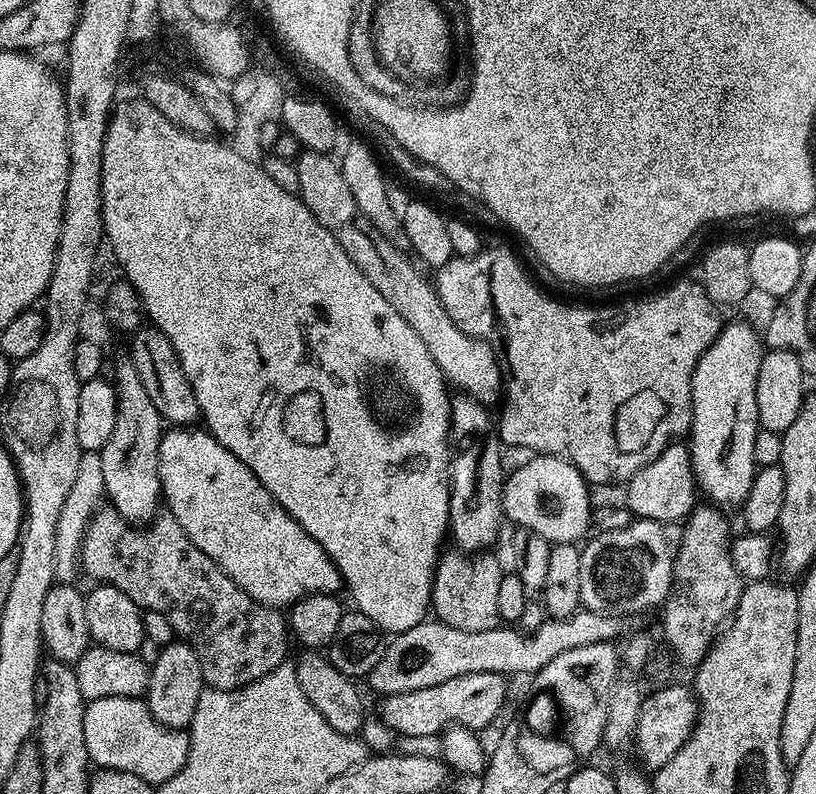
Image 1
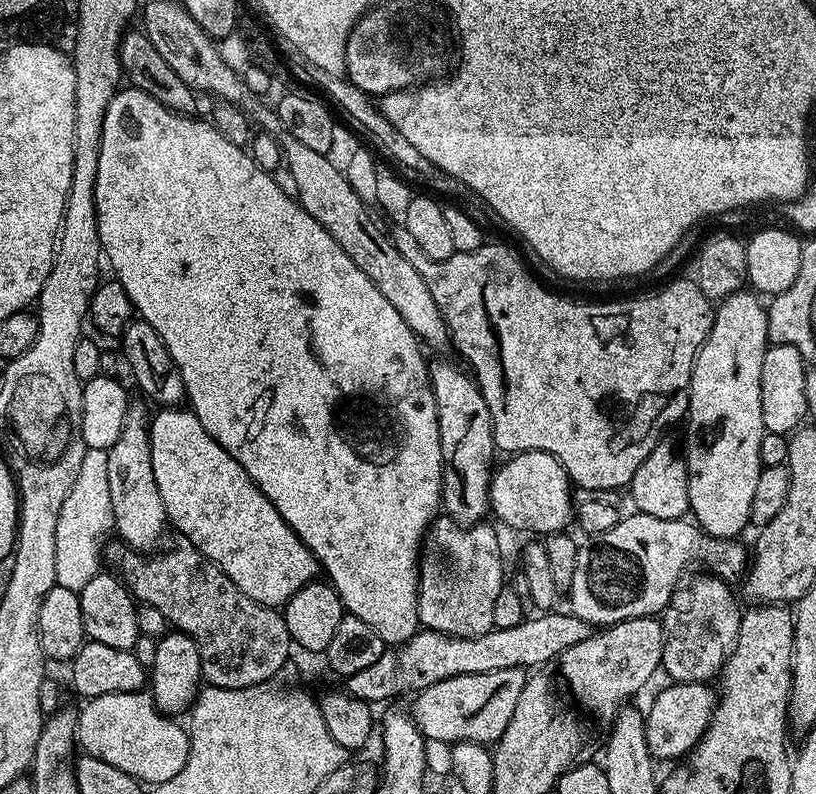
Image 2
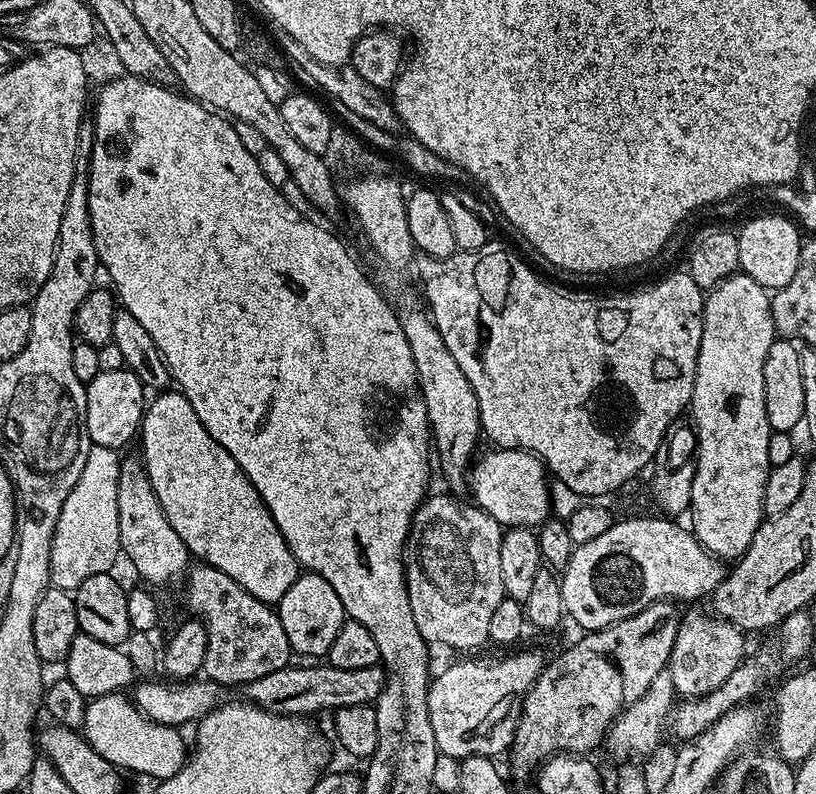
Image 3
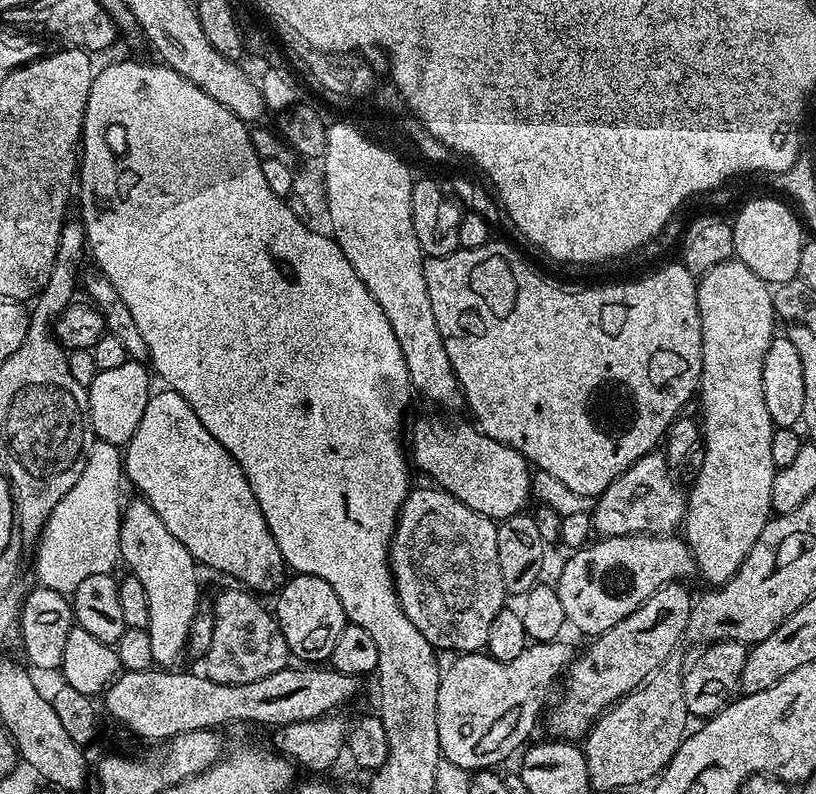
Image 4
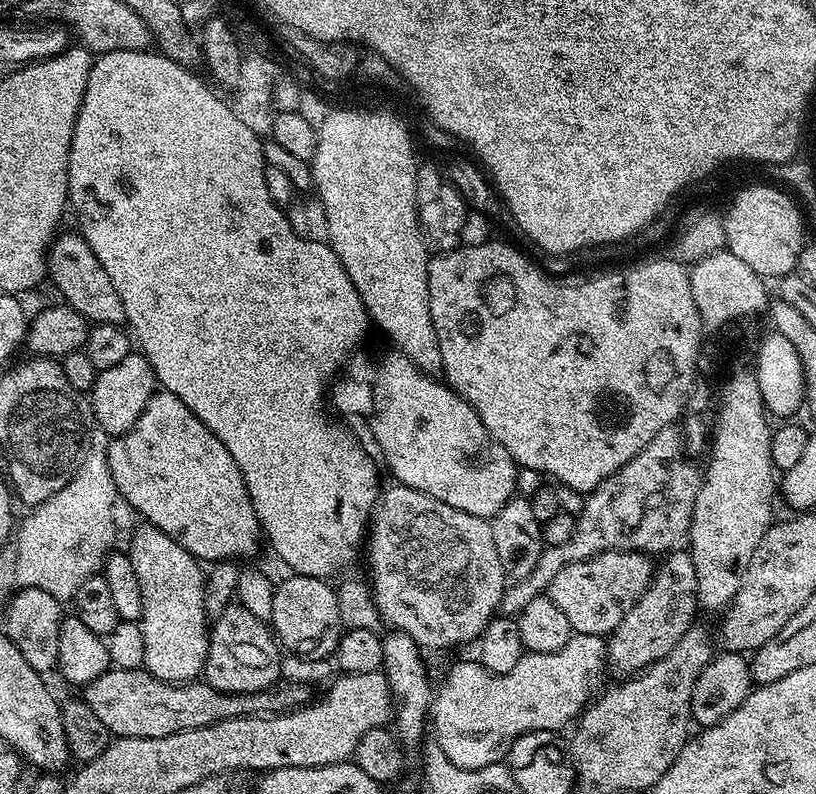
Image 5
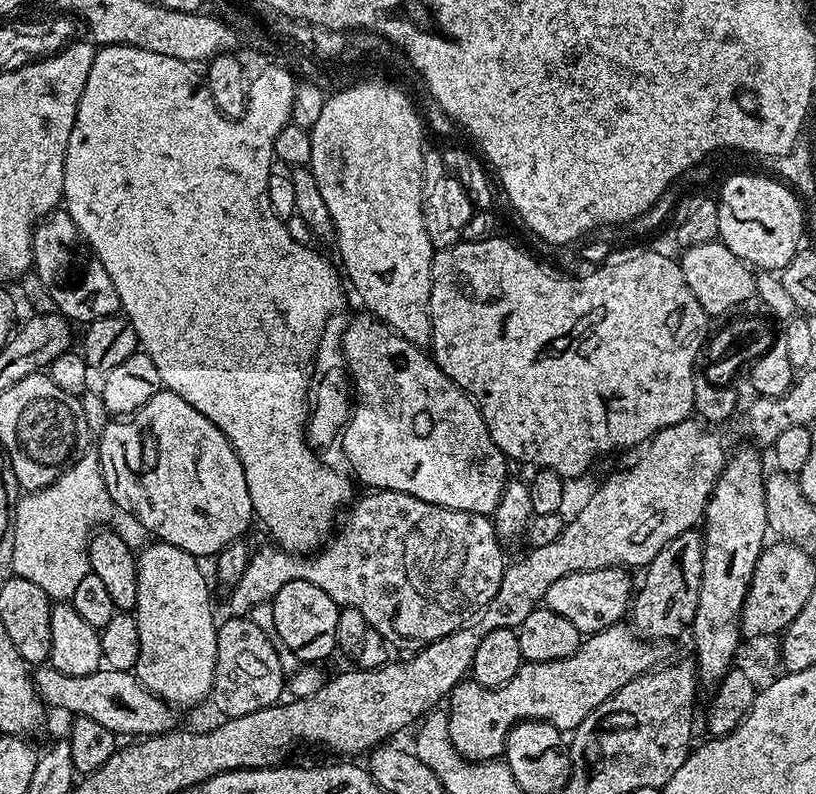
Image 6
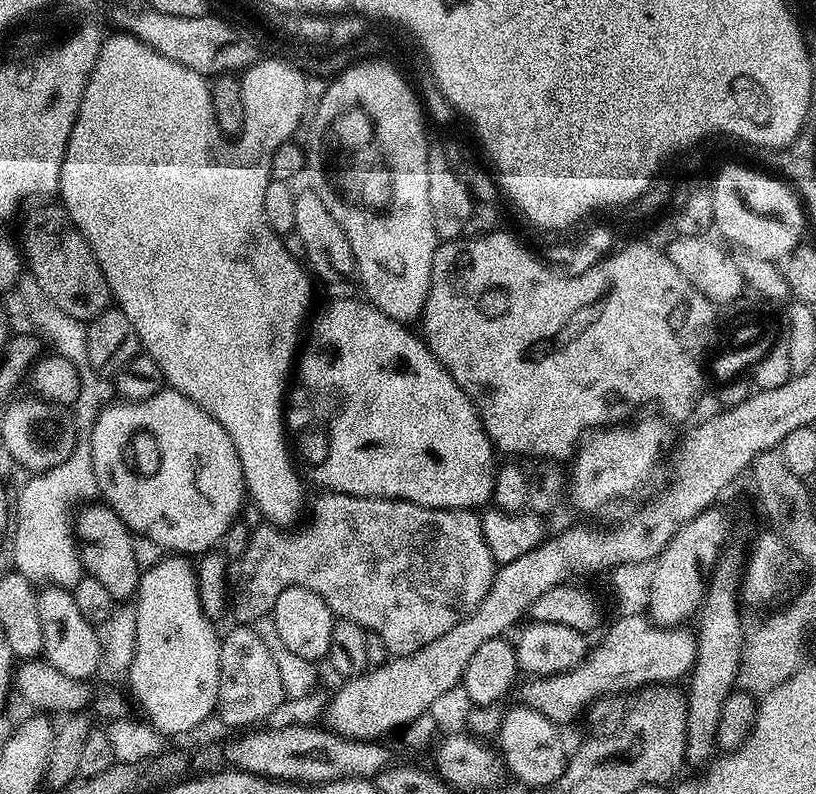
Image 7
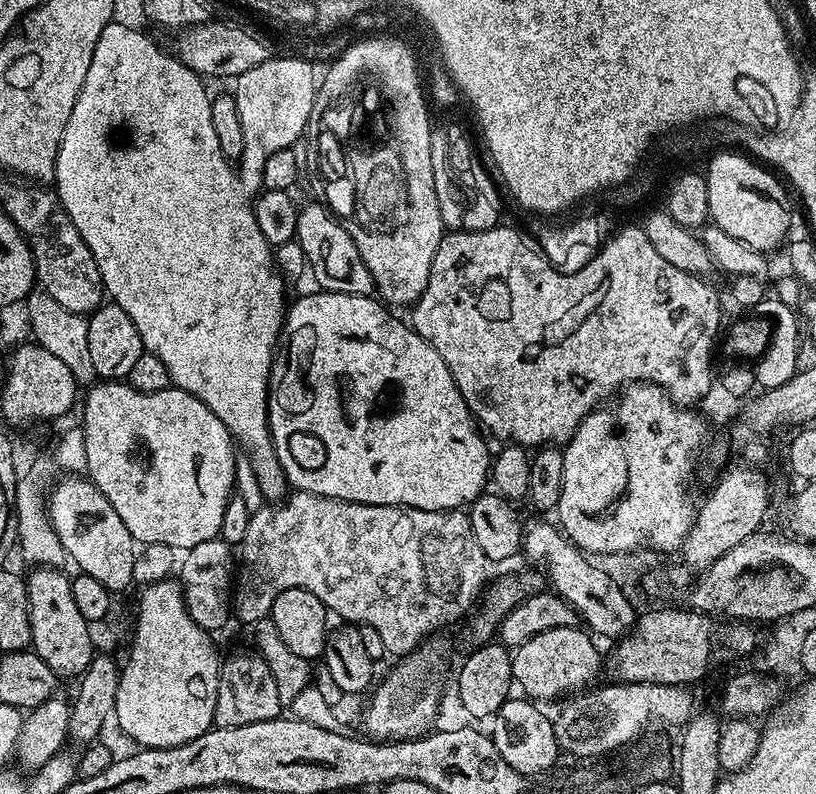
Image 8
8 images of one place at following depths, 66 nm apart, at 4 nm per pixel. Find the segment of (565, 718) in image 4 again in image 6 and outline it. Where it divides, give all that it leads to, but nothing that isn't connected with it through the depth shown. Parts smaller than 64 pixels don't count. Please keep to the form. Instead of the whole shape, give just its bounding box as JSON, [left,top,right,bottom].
[630,531,704,641]

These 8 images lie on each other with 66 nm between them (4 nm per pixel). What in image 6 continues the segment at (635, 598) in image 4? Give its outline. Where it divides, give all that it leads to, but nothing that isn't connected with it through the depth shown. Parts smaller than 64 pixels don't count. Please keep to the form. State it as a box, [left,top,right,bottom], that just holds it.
[543,566,634,634]

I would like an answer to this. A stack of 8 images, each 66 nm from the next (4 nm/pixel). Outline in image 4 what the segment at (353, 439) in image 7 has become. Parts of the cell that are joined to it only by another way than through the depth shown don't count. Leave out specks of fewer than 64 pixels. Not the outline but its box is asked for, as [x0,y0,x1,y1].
[410,420,532,522]

